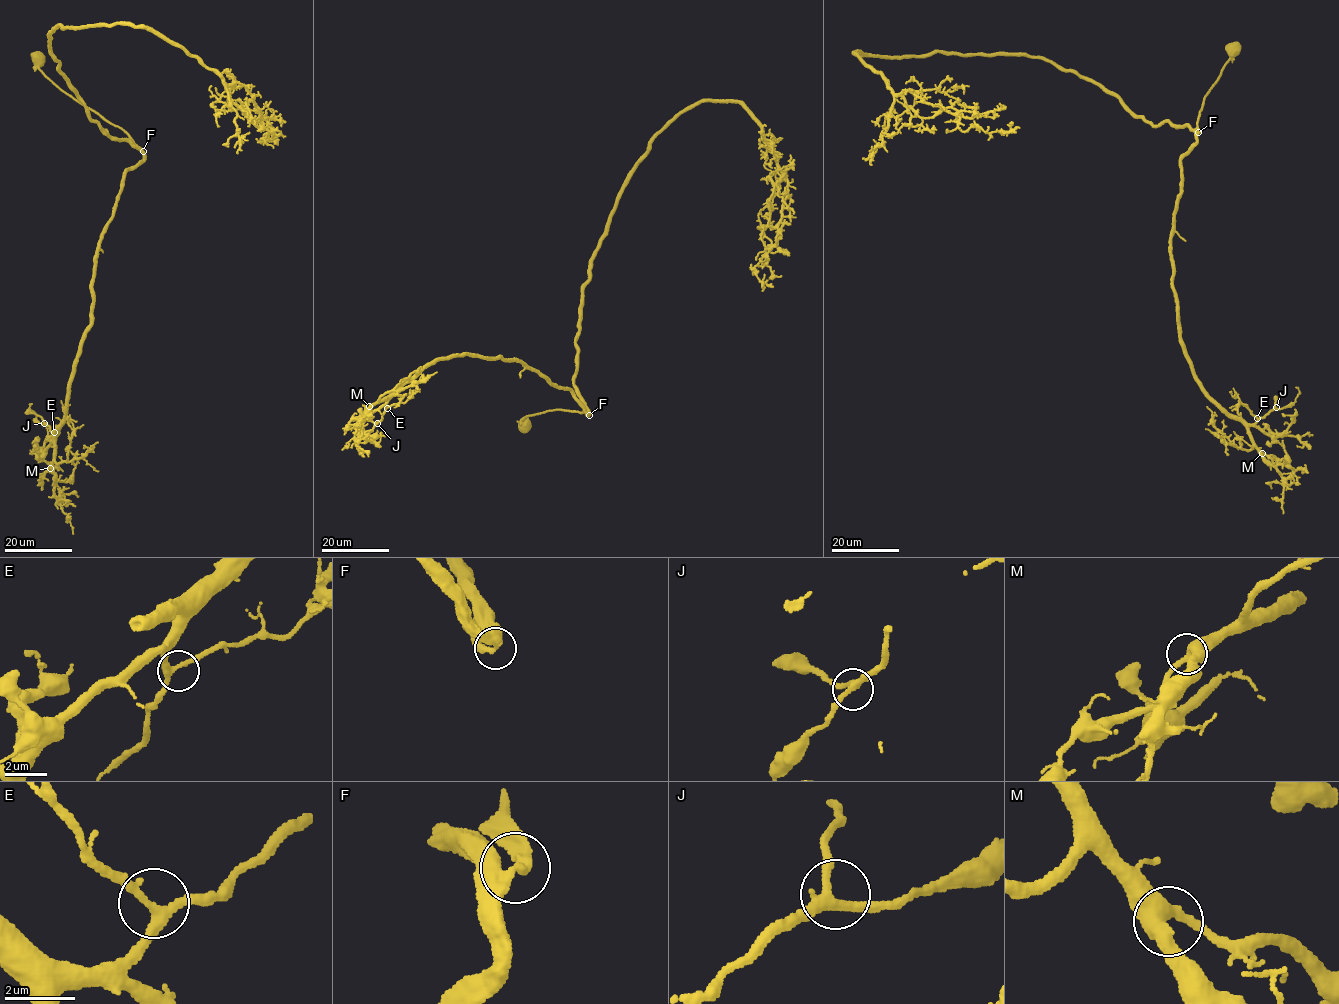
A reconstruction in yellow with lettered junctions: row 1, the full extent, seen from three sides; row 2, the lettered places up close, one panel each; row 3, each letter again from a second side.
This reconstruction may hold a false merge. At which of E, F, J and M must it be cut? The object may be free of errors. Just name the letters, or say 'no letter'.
no letter

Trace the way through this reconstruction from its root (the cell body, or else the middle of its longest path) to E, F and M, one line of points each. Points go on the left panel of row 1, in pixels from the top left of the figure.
E: (36, 60), (55, 84), (119, 126), (143, 153), (125, 173), (99, 242), (91, 325), (54, 437), (54, 432)
F: (36, 60), (40, 69), (60, 89), (119, 126), (143, 151)
M: (36, 60), (55, 84), (119, 126), (143, 153), (125, 173), (97, 251), (91, 325), (77, 356), (50, 468)

